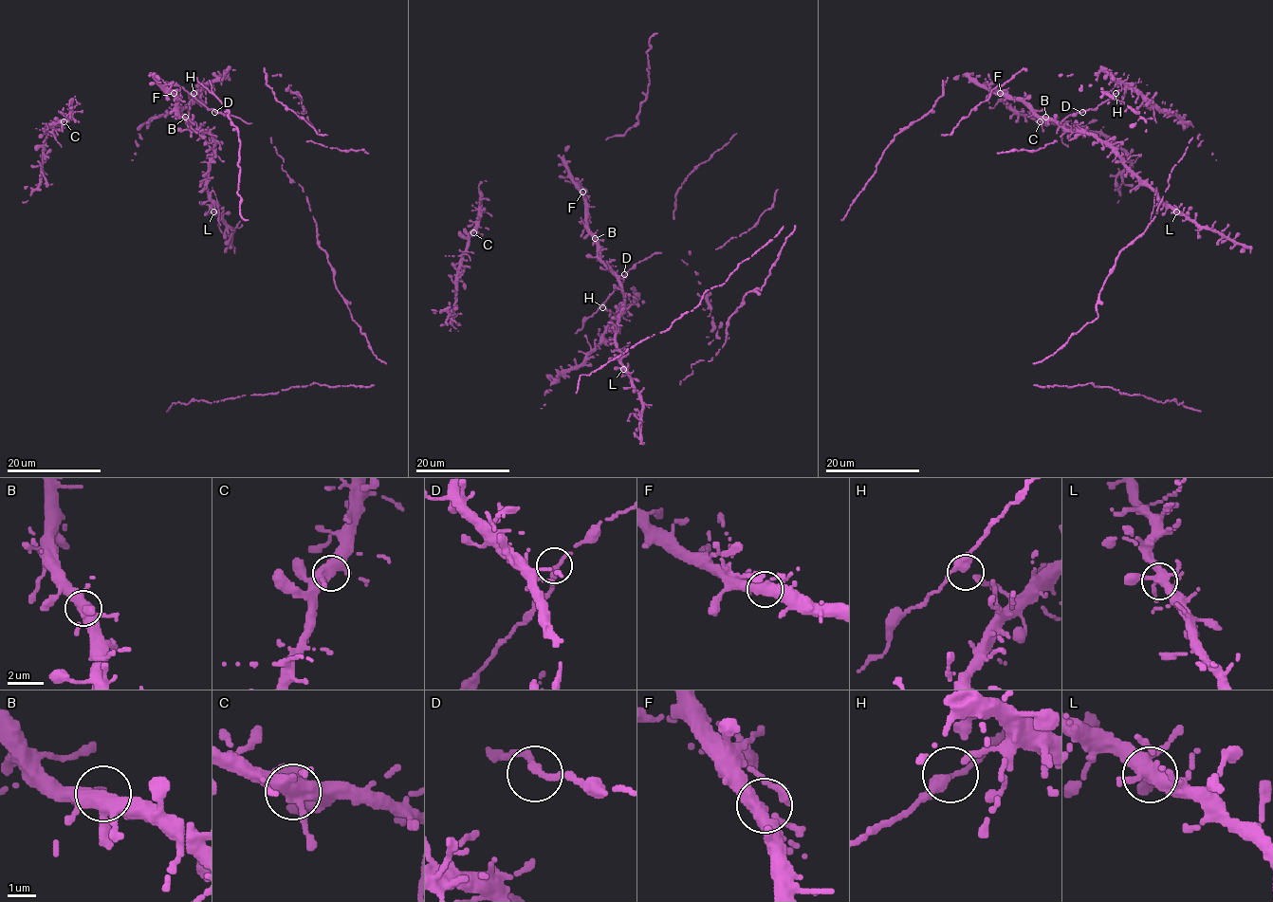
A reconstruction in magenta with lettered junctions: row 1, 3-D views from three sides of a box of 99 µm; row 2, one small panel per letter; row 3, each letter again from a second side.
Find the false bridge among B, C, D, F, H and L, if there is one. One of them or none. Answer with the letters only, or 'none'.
none

